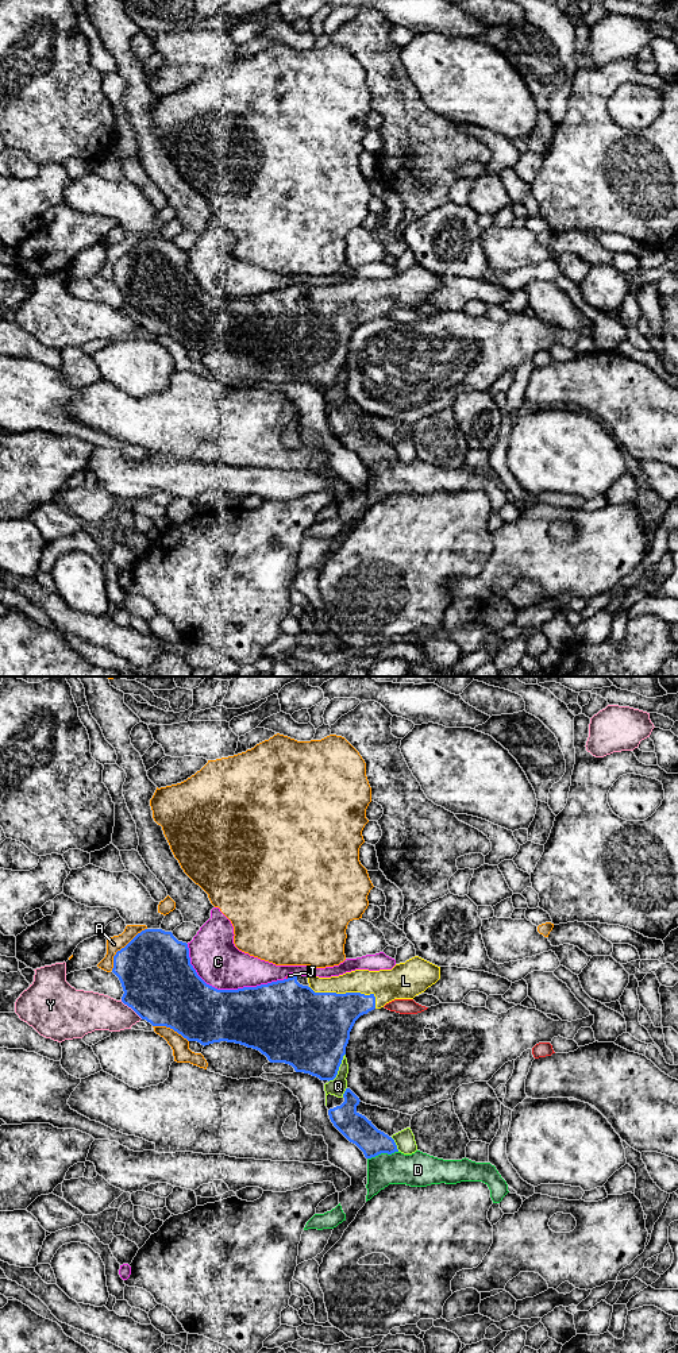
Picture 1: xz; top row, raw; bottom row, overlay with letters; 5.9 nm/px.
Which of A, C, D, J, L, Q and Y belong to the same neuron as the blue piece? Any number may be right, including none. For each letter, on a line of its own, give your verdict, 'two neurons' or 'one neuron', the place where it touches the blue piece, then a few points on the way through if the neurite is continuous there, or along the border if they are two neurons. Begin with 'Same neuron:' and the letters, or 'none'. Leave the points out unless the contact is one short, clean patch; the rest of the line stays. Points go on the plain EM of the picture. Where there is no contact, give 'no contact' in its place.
Same neuron: L
A: two neurons; meets blue in xz at (122, 257)
C: two neurons; meets blue in xz at (227, 299)
D: two neurons; meets blue in xz at (382, 461)
J: two neurons; meets blue in xz at (292, 285)
L: one neuron; meets blue in xz at (347, 301); runs through xz (319, 332), (347, 301), (373, 299), (386, 293)
Q: two neurons; meets blue in xz at (338, 377)
Y: two neurons; meets blue in xz at (131, 316)

